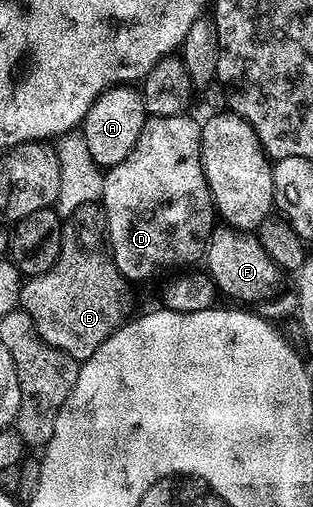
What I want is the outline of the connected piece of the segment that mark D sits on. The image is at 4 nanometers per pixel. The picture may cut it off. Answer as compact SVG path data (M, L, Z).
M188 113L150 117L135 148L119 164L104 171L101 202L105 212L107 241L119 272L130 283L145 282L168 266L189 268L205 256L209 235L215 229L215 207L201 167L201 127Z

